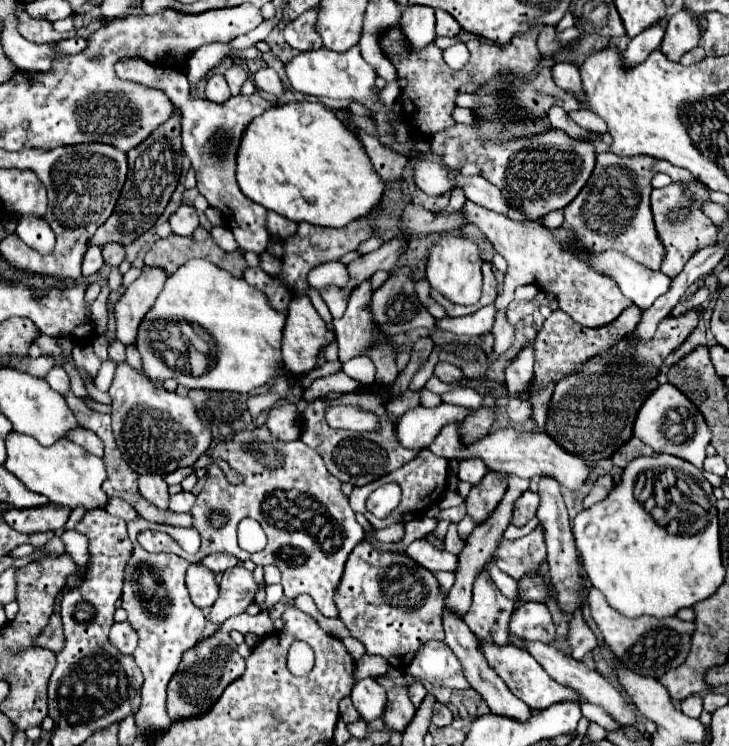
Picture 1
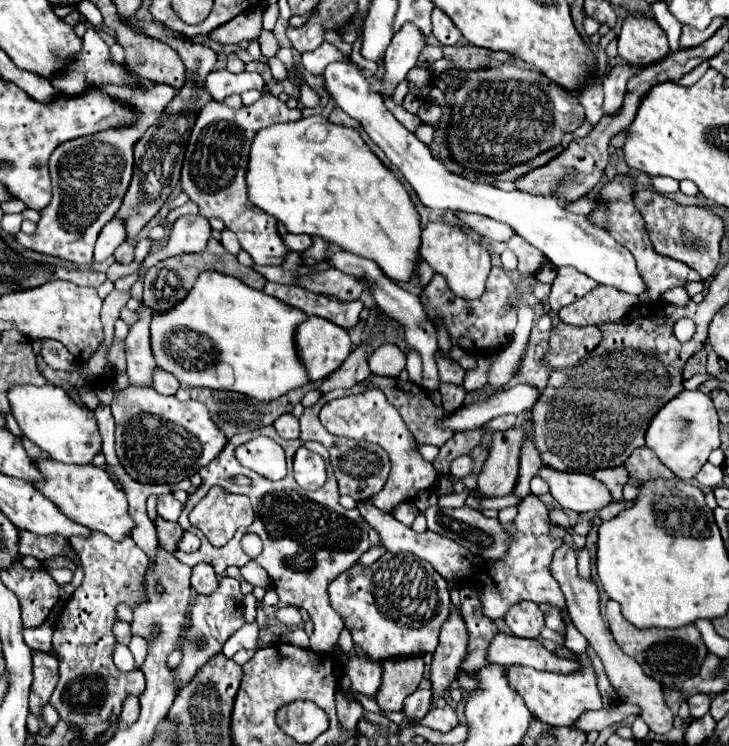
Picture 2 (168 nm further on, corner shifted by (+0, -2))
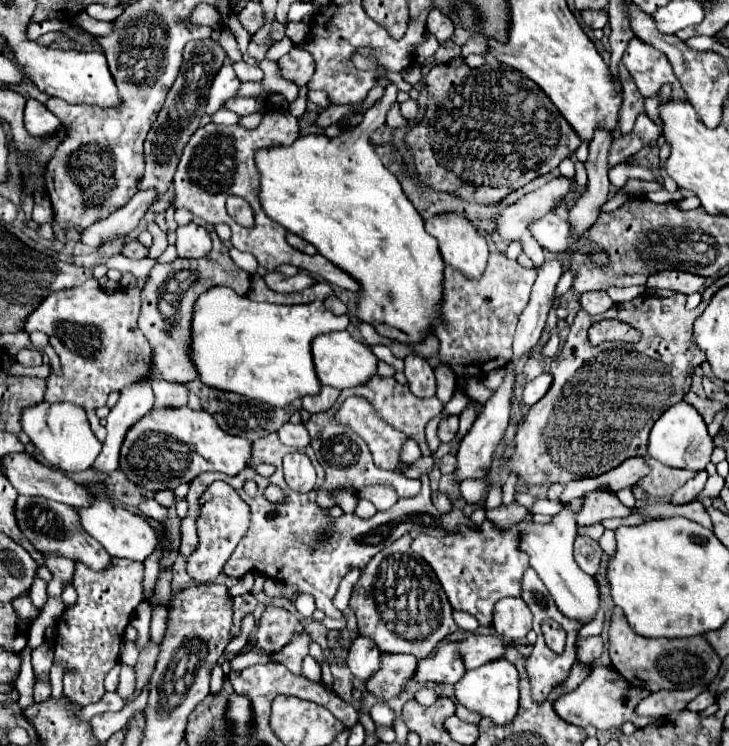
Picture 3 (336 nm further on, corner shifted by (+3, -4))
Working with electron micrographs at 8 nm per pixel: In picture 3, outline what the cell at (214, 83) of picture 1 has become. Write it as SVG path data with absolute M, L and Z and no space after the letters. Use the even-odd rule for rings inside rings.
M224 62L224 66L216 74L212 88L210 88L210 94L208 94L208 108L206 108L208 114L214 114L226 100L234 98L238 92L238 86L240 86L240 80L236 78L232 64Z

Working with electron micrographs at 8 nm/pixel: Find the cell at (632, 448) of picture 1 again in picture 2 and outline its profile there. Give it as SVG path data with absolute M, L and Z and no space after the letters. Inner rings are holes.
M647 446L637 448L633 456L629 456L629 460L625 462L625 468L629 468L629 476L639 484L657 478L665 478L665 480L675 478L675 474L667 466L663 466Z

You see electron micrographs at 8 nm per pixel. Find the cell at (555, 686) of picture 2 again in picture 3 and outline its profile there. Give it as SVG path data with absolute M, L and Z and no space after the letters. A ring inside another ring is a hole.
M592 666L590 674L586 676L586 680L572 692L562 694L556 702L554 702L554 712L568 724L586 728L586 726L594 726L598 730L608 730L612 726L622 726L624 722L634 722L638 728L646 728L650 724L652 718L640 718L634 714L636 704L646 698L650 694L650 690L646 688L638 688L628 684L618 672L614 672L612 668L606 666Z

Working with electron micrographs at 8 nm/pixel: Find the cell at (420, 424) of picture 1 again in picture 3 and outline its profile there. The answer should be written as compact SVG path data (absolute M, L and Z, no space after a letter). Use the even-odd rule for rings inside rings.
M544 372L544 374L540 374L538 378L530 380L530 382L524 386L524 392L522 392L522 406L524 406L524 408L534 406L534 404L546 394L546 390L550 388L550 384L552 384L552 374L550 374L550 372Z

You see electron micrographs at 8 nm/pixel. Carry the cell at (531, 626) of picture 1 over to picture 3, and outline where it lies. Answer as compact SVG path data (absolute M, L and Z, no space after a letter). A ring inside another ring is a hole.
M502 598L494 606L494 630L506 640L522 640L532 630L532 614L522 598Z

